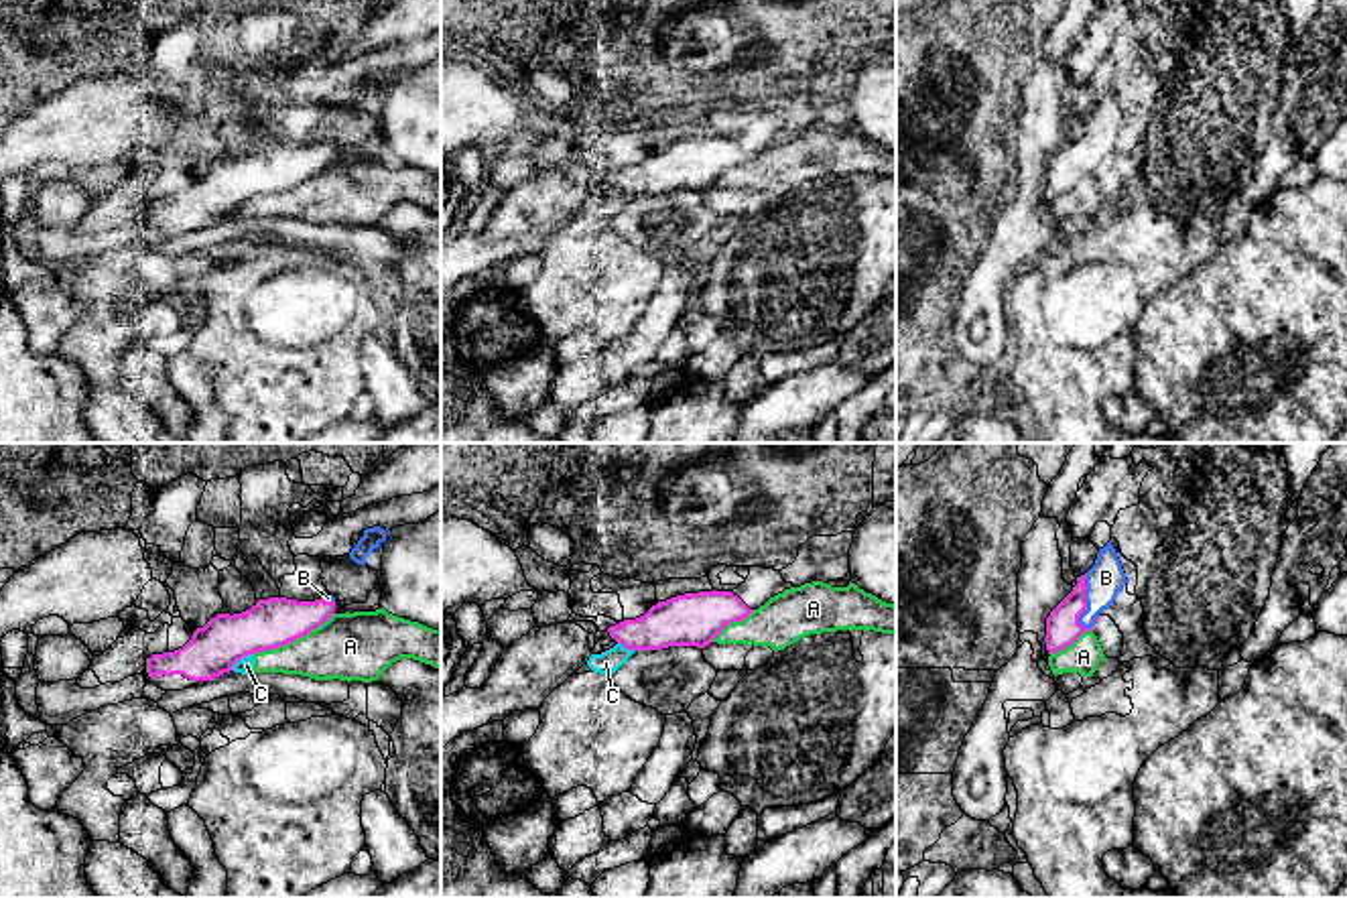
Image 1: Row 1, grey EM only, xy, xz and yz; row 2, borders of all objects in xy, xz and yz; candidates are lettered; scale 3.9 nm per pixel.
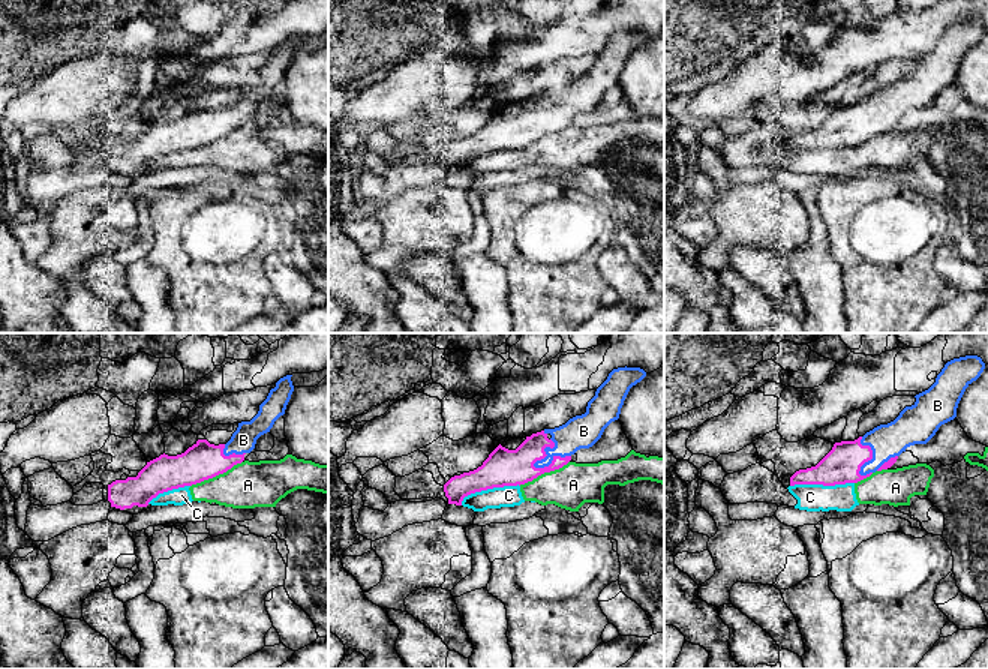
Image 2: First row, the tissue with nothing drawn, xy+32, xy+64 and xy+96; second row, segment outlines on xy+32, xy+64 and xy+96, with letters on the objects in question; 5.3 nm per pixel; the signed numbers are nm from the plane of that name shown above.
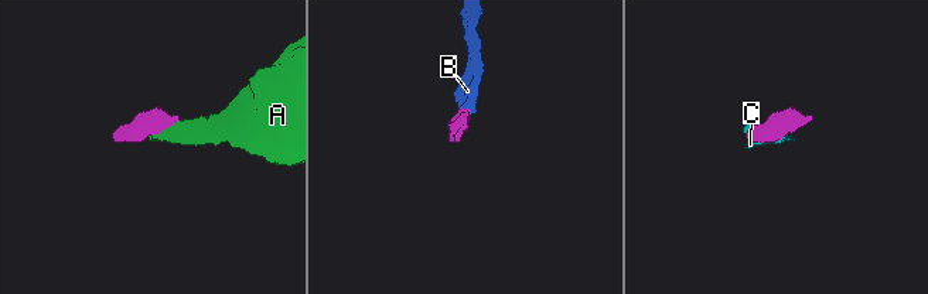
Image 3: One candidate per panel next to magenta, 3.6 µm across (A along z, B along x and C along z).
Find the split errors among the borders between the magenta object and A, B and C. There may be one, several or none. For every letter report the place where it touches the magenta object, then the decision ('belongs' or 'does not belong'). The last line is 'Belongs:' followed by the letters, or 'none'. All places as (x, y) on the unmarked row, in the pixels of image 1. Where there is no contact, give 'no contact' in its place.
A: xy (293, 183) | does not belong
B: yz (1085, 149) | belongs
C: xy (240, 204) | does not belong
Belongs: B

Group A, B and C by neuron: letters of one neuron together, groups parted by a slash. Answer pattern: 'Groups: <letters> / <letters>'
Groups: A C / B

